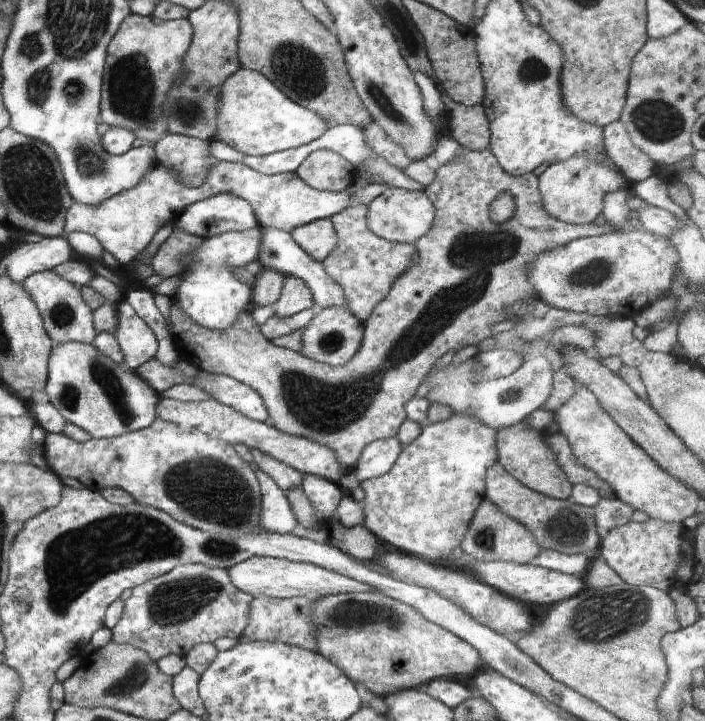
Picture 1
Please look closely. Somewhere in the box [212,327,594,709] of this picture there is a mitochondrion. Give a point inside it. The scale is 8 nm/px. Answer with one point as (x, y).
(351, 615)

